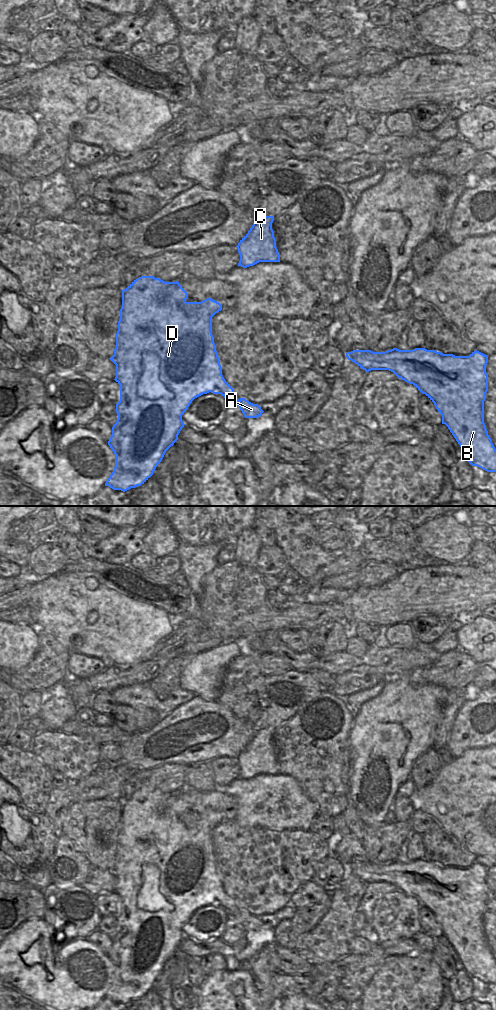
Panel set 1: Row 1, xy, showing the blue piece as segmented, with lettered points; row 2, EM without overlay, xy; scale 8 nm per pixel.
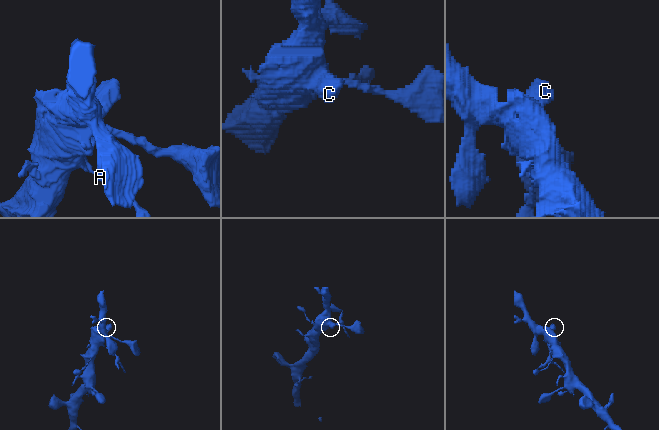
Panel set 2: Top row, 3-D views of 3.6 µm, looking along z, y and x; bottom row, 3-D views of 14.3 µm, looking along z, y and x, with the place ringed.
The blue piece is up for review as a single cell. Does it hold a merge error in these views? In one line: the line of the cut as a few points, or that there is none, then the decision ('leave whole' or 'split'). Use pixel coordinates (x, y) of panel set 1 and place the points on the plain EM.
xy (240, 912), (238, 917) | split

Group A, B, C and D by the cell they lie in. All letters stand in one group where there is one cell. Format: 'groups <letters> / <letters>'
groups A / B C D

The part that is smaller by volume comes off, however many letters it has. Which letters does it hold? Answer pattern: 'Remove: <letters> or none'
Remove: A

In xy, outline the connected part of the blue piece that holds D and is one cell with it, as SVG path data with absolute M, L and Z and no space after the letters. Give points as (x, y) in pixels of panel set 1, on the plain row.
M141 788L122 802L116 859L114 867L109 870L116 877L114 892L120 897L120 913L116 916L118 931L108 953L116 967L116 977L105 995L113 1002L125 1004L141 998L153 987L166 963L178 952L185 937L182 927L195 910L211 904L240 917L234 901L222 887L212 847L212 829L222 822L222 817L211 810L186 814L187 809L188 805L179 794L165 794L153 788Z

